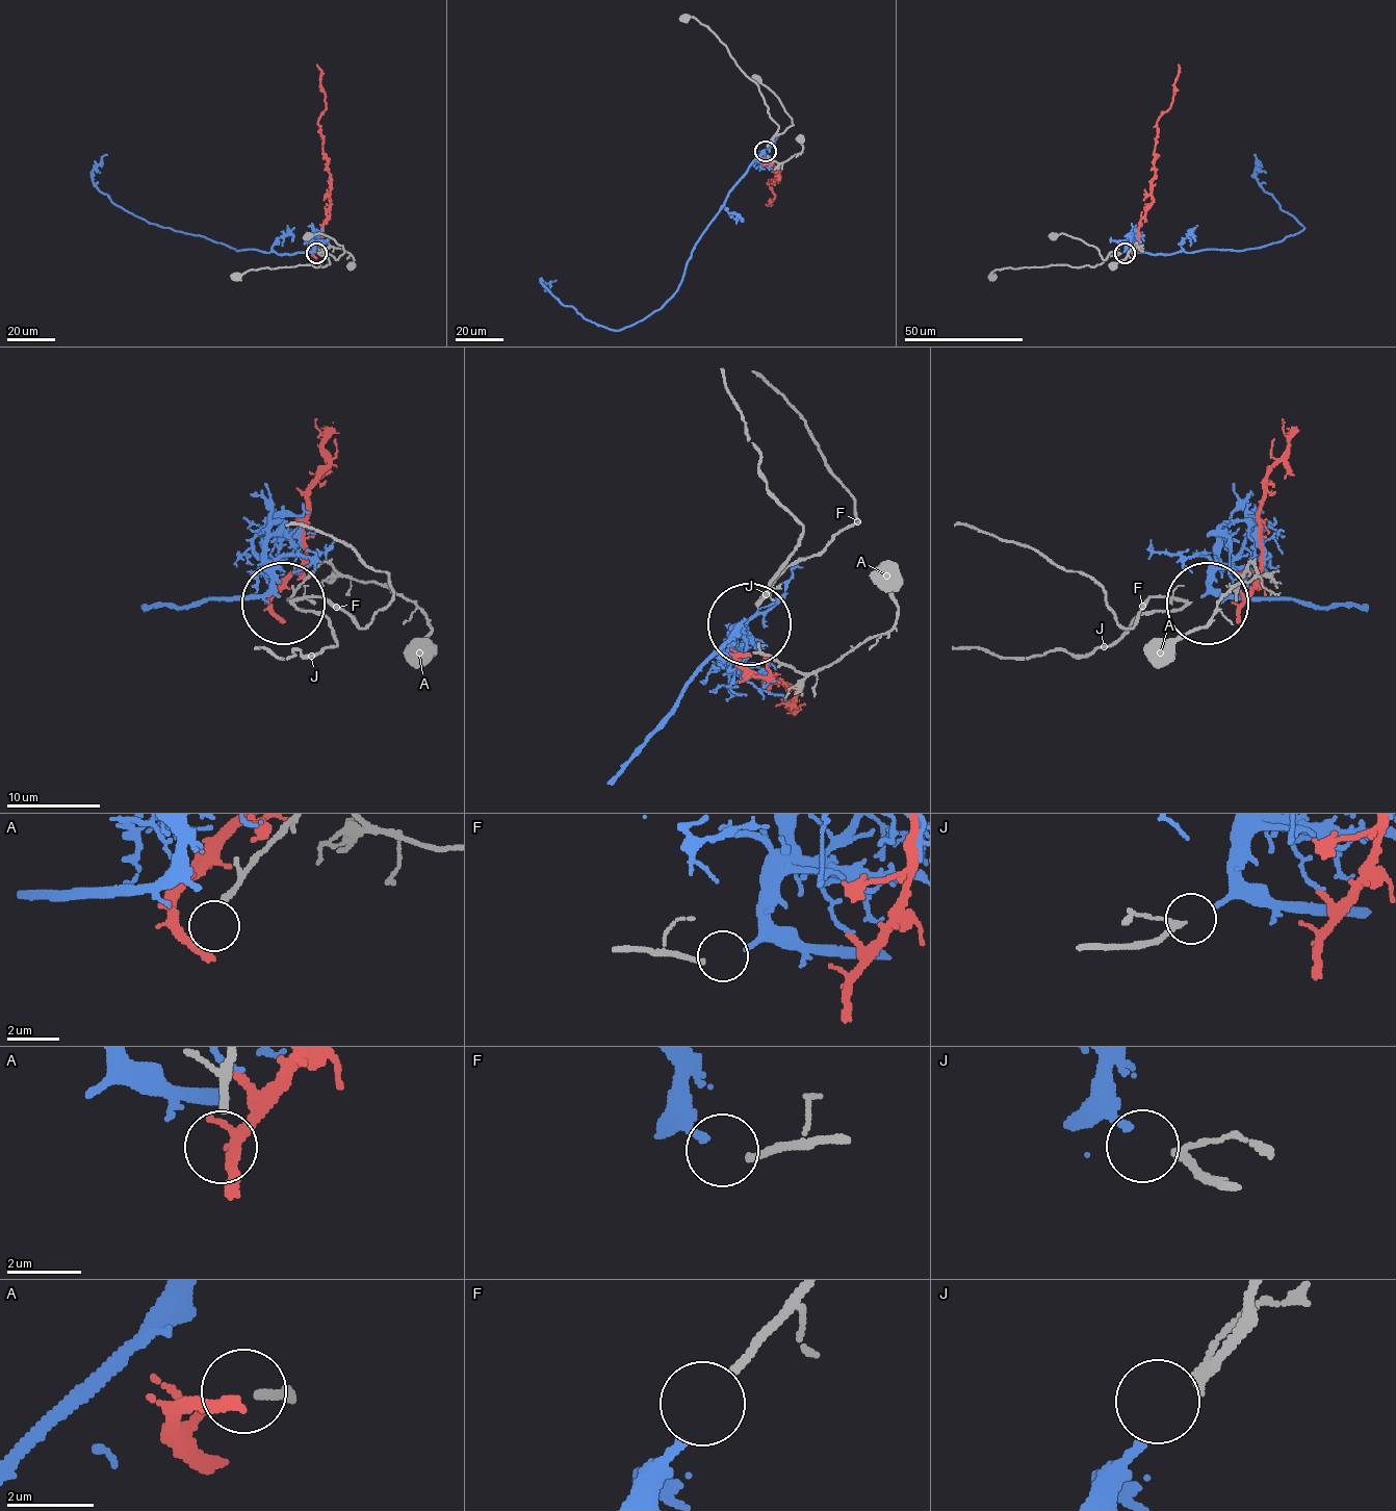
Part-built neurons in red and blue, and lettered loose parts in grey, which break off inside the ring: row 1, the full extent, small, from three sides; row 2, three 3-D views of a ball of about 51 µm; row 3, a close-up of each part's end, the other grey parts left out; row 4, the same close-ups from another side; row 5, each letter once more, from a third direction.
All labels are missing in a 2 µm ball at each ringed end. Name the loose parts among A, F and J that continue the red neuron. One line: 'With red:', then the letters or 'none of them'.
With red: none of them

